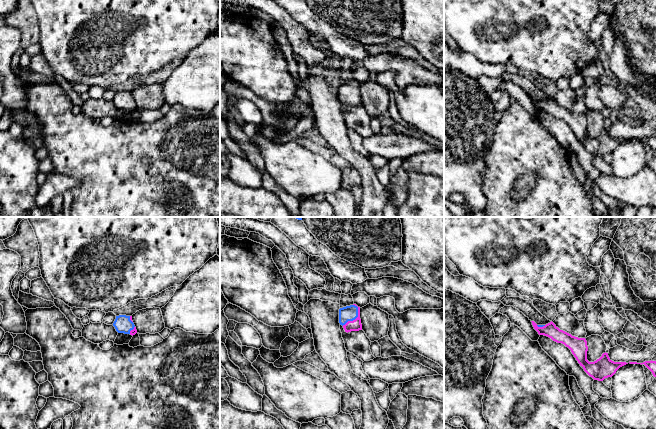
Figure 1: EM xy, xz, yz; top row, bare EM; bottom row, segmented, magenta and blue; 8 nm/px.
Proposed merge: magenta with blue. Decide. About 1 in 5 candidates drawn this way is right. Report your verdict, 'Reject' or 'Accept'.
Accept

